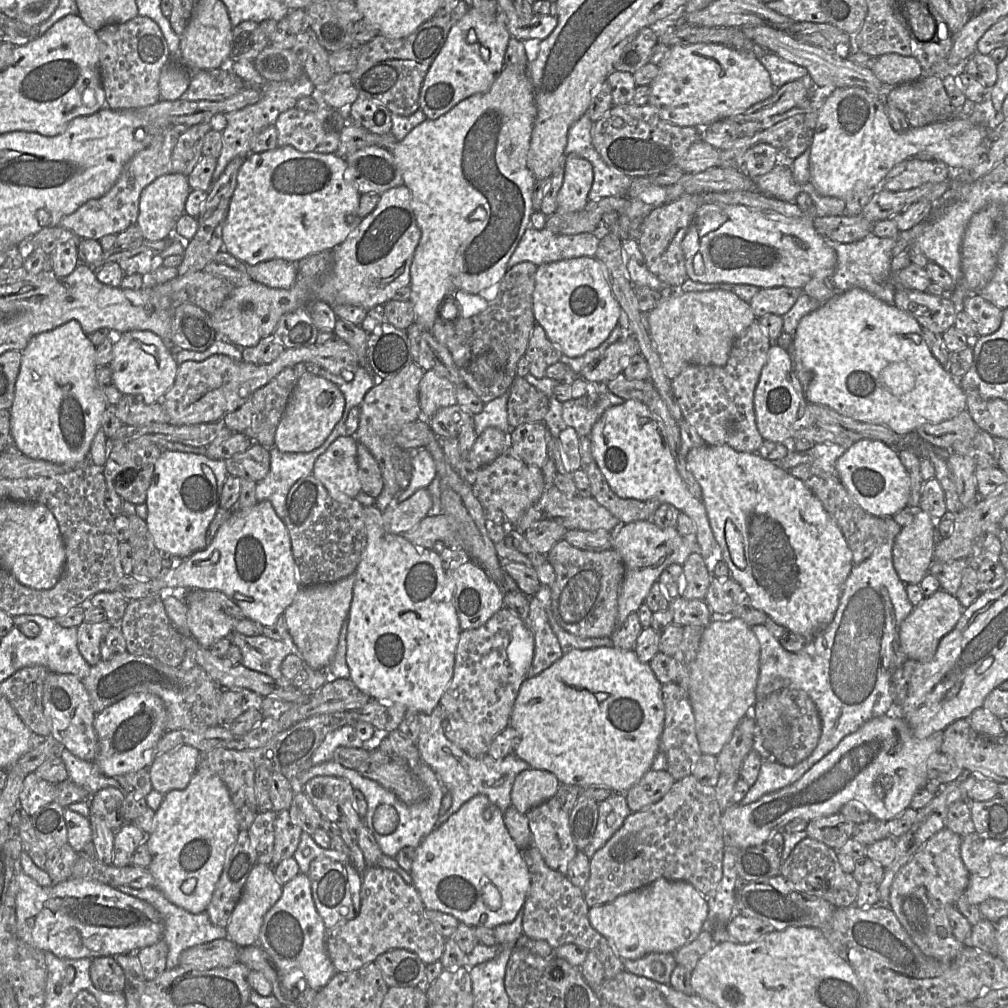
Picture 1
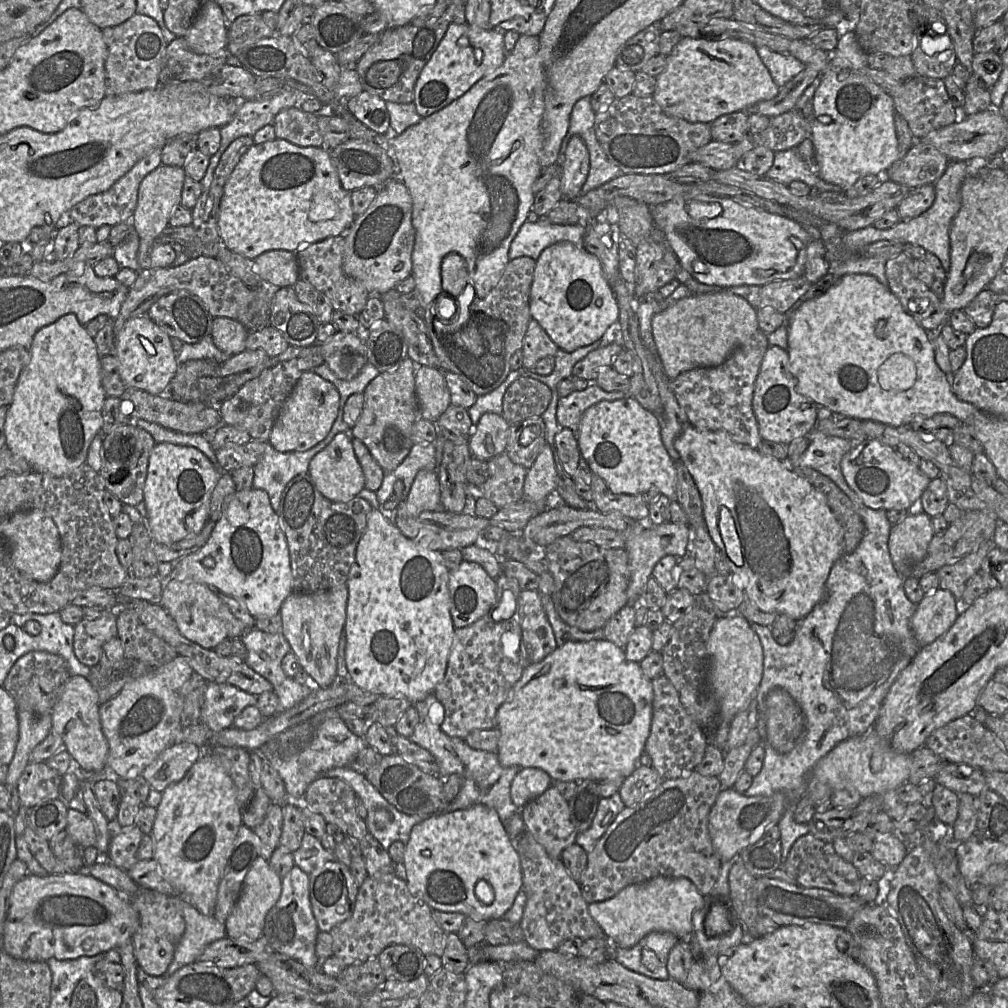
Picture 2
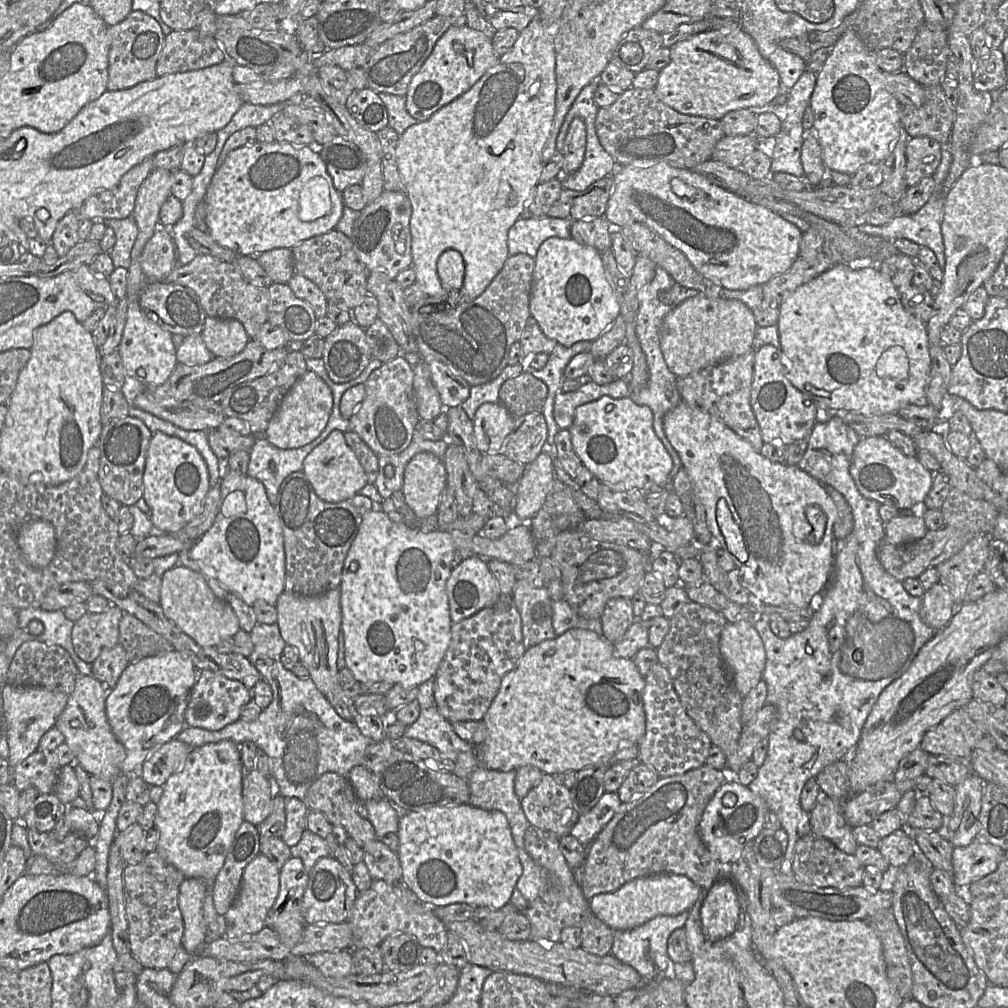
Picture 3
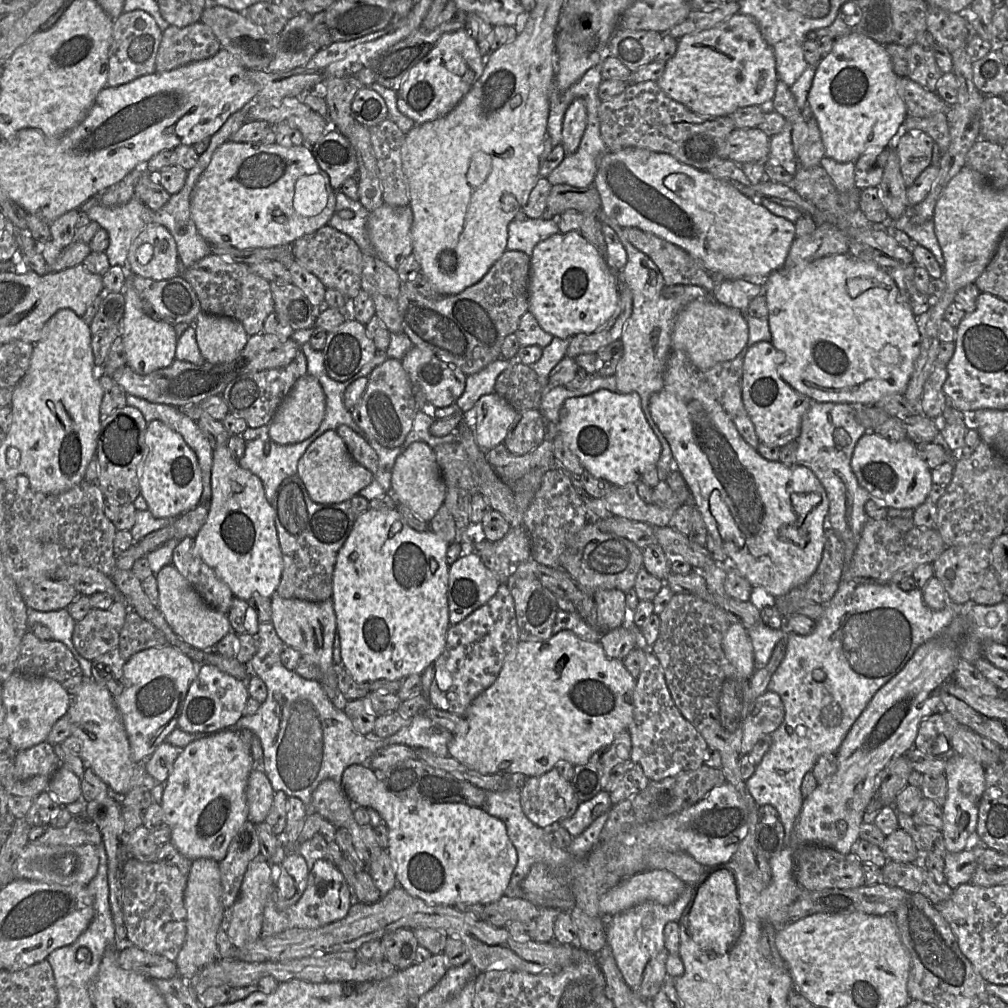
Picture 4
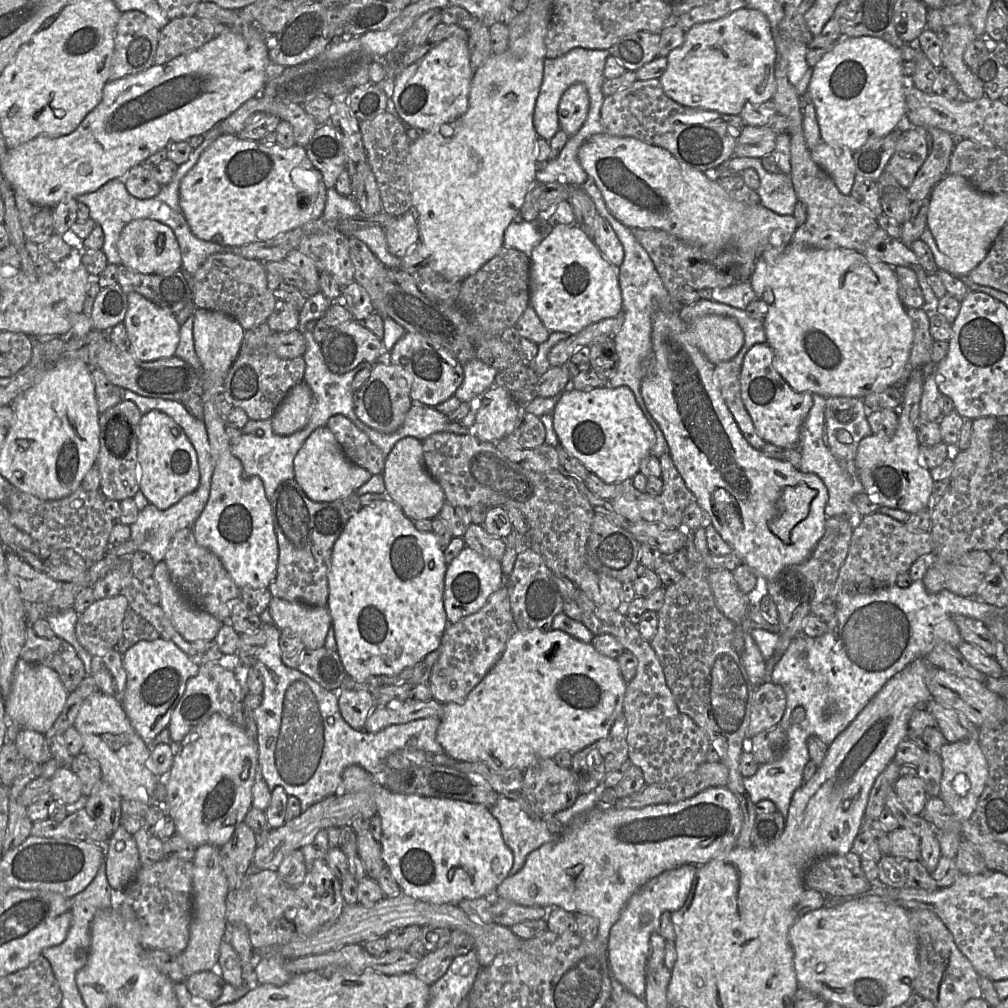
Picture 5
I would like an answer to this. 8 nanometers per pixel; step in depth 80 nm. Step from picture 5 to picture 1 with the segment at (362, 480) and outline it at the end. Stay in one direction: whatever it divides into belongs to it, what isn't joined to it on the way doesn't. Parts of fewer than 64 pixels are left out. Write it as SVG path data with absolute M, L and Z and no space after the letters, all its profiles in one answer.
M339 436L328 449L320 455L313 467L314 476L336 500L340 497L354 499L362 491L357 463L357 440L353 436Z

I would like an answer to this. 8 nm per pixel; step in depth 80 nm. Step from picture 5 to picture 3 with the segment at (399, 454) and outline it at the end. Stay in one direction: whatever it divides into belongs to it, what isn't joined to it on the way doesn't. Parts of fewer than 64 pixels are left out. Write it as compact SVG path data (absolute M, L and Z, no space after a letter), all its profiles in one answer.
M429 452L416 454L404 471L402 493L407 505L420 518L437 513L447 487L443 459Z

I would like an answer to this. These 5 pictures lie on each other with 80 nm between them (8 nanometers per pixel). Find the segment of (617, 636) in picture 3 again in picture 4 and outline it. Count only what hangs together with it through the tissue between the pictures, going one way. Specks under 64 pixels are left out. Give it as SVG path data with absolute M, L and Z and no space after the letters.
M617 589L597 590L593 594L593 599L601 630L599 633L606 633L622 626L626 613L624 592Z

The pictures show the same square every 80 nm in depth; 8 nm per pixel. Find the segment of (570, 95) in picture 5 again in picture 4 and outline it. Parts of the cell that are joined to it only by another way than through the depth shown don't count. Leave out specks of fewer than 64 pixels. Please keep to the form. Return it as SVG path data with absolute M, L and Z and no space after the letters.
M582 98L575 99L567 108L562 122L562 145L565 155L579 148L587 125L587 110Z

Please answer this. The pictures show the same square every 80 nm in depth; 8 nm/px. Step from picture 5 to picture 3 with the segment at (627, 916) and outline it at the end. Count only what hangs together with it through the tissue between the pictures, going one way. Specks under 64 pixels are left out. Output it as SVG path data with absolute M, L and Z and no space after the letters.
M688 912L676 916L662 915L633 929L614 931L610 954L634 968L644 981L671 976L670 970L673 962L667 953L668 938L673 931L684 927L687 917Z

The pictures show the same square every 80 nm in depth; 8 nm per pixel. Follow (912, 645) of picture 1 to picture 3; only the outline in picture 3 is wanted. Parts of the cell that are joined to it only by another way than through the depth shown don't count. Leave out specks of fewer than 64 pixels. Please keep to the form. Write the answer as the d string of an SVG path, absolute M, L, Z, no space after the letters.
M940 582L926 590L922 597L920 616L924 623L936 631L943 629L953 617L955 604L949 590Z

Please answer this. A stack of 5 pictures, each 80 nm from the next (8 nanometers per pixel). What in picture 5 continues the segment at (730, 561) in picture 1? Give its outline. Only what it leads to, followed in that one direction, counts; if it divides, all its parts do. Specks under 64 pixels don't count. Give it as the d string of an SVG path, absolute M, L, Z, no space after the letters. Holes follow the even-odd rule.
M656 310L652 315L652 354L649 365L647 365L646 375L641 384L641 395L645 406L658 424L662 431L664 438L668 445L668 452L671 455L675 467L685 481L687 487L693 493L696 502L707 513L711 524L716 531L720 534L722 539L732 548L738 557L741 558L742 563L750 567L757 576L765 578L767 581L774 579L781 571L790 565L799 564L805 561L816 548L819 540L824 534L825 528L825 507L828 501L828 491L822 480L813 473L804 473L792 467L791 464L783 460L767 457L762 451L754 449L742 435L737 423L735 422L730 410L728 409L725 400L722 396L717 379L715 379L714 368L716 365L712 364L705 355L689 341L689 331L687 325L680 319L679 313L669 313L661 310ZM806 485L811 489L816 490L817 494L809 506L809 511L805 519L800 521L790 533L789 543L784 543L778 539L775 534L770 530L769 524L778 515L784 511L784 503L781 498L783 490L788 486Z

